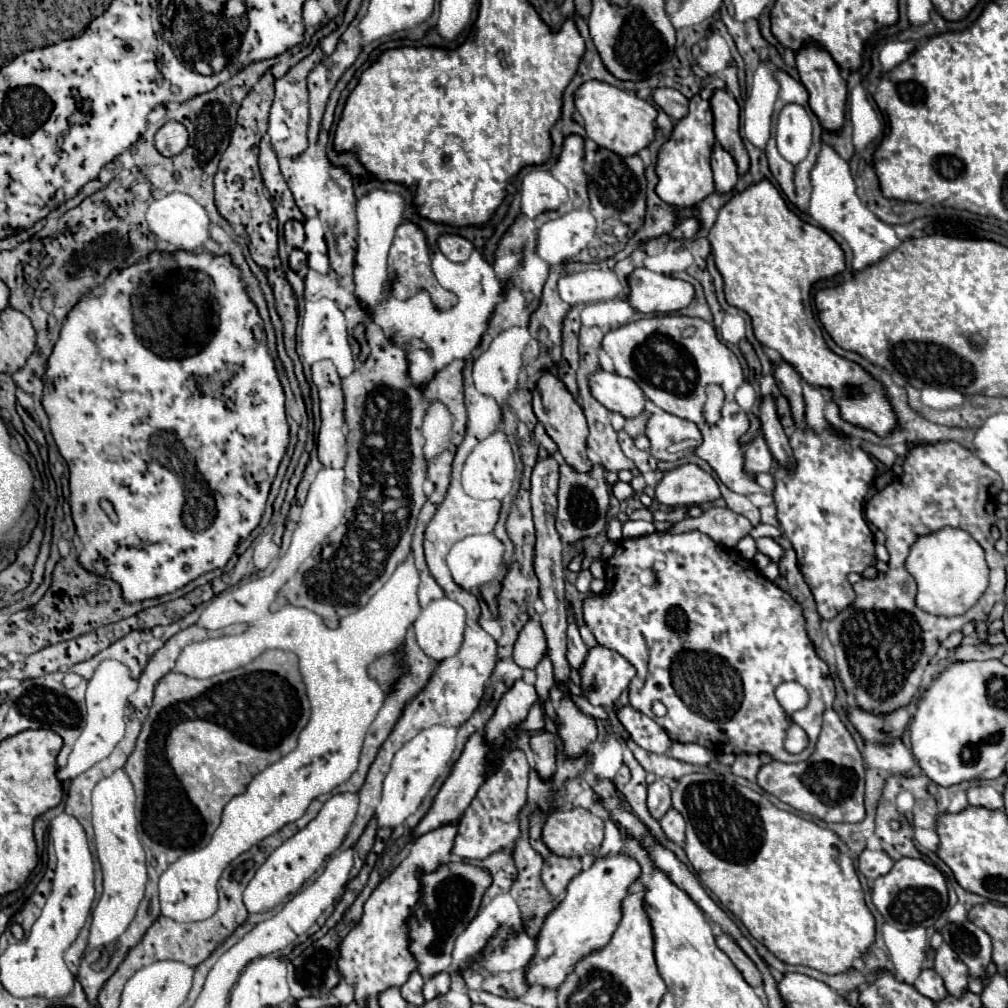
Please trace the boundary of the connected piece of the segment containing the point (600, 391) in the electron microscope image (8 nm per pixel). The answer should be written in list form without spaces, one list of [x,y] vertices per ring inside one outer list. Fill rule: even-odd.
[[[597,370],[591,376],[591,392],[593,396],[611,412],[619,412],[625,418],[639,416],[645,408],[643,390],[631,380],[619,374],[611,374],[605,370]]]

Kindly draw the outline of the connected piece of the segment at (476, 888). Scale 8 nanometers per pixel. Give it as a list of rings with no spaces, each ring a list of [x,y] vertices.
[[[451,860],[441,864],[435,872],[419,874],[421,896],[415,904],[415,912],[407,918],[409,928],[409,952],[415,962],[427,962],[427,974],[437,974],[451,966],[451,950],[455,938],[475,918],[483,892],[491,886],[491,874],[485,868],[467,864],[463,860]]]

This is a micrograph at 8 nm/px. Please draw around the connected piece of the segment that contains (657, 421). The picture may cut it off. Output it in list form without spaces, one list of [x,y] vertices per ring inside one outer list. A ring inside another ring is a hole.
[[[667,412],[653,414],[645,434],[651,440],[651,454],[657,460],[679,460],[703,442],[697,424]]]

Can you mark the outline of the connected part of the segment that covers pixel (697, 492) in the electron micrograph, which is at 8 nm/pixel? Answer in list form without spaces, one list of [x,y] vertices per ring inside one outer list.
[[[683,464],[663,476],[655,488],[655,496],[665,506],[701,506],[717,500],[721,492],[709,472],[697,464]]]

